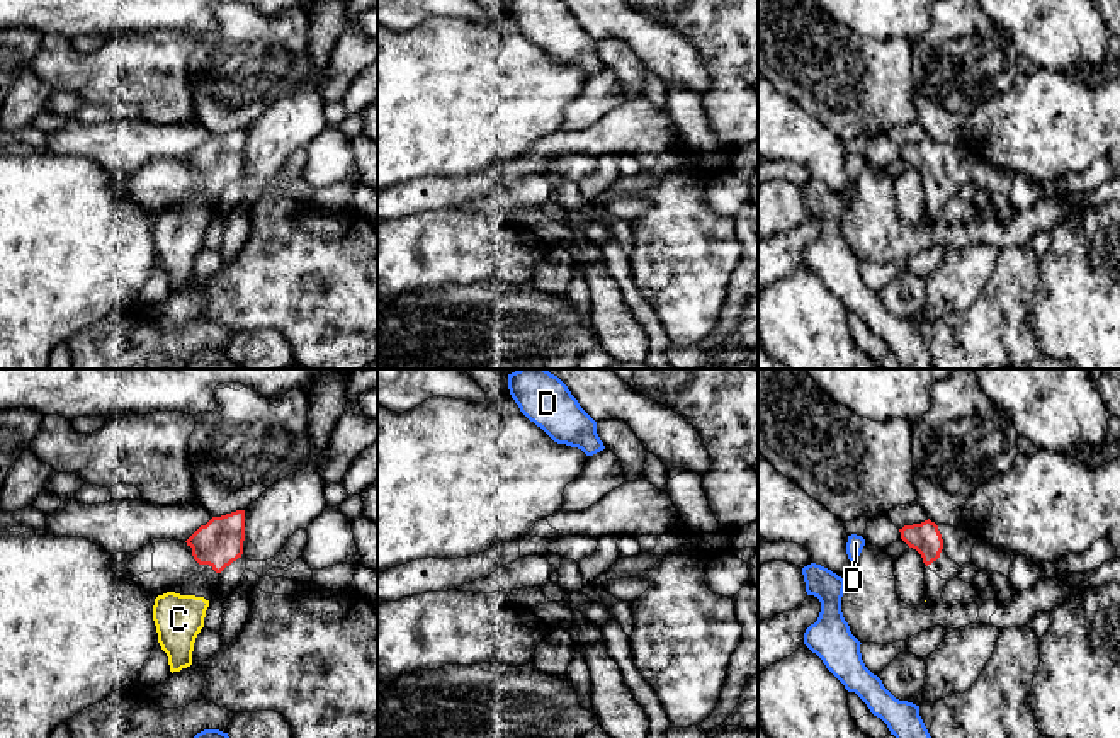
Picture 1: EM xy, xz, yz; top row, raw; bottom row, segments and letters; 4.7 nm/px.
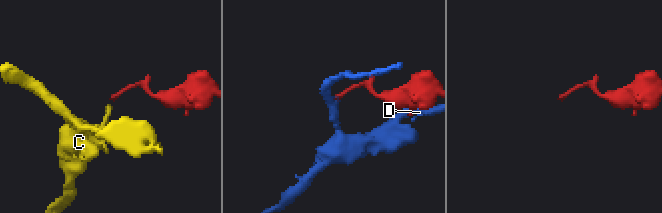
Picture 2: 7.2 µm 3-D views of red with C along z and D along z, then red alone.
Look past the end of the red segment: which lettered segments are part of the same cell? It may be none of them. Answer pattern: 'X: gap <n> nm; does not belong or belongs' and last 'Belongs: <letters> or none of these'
C: gap 140 nm; belongs
D: gap 170 nm; does not belong
Belongs: C

